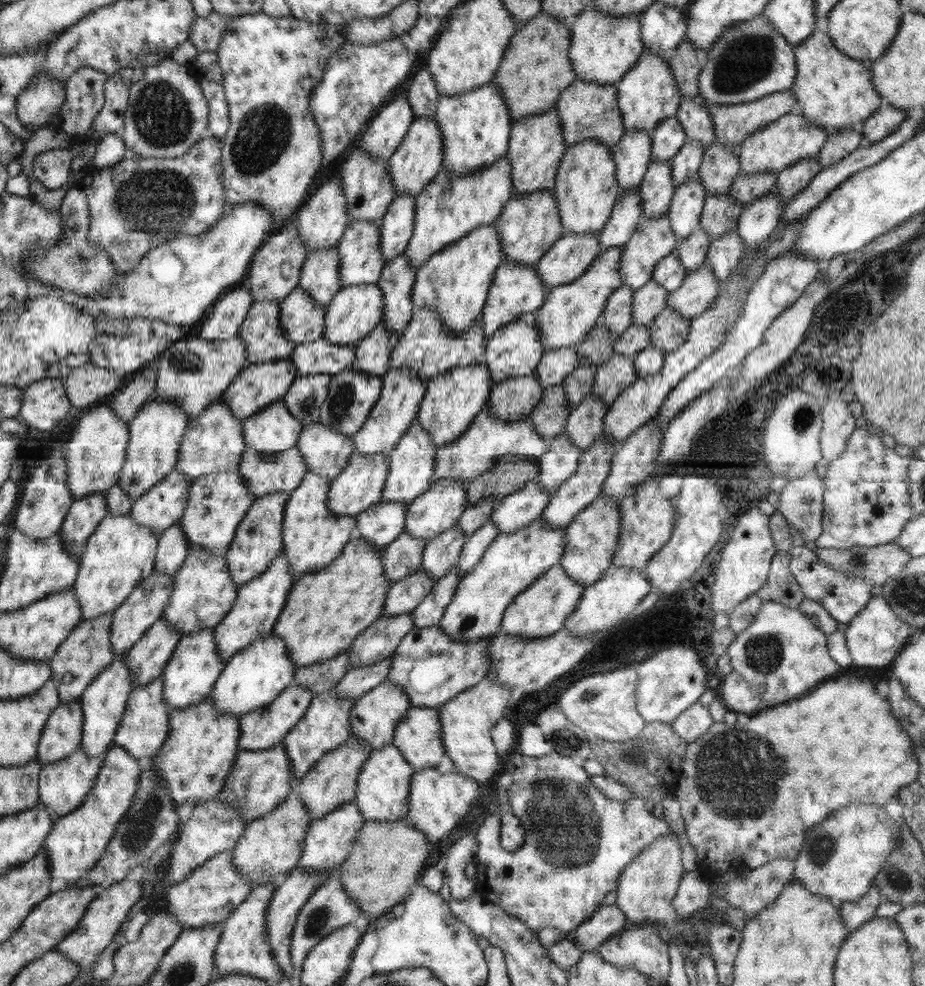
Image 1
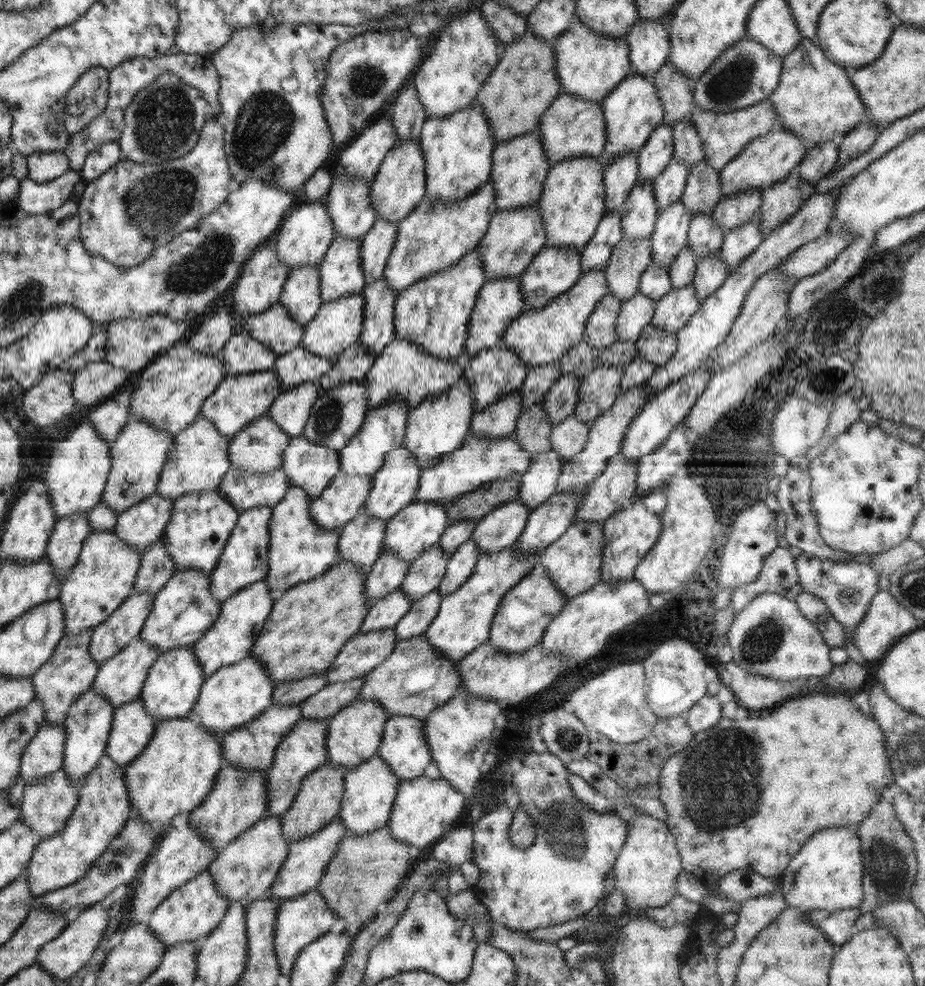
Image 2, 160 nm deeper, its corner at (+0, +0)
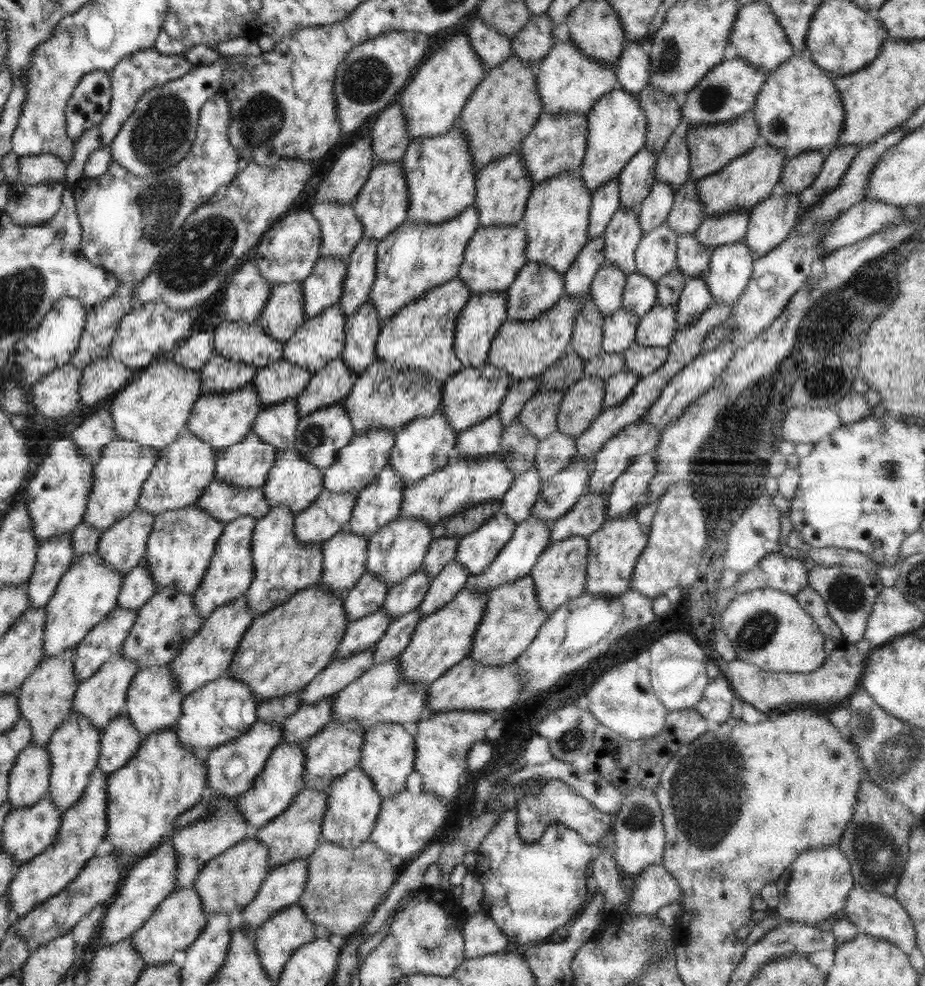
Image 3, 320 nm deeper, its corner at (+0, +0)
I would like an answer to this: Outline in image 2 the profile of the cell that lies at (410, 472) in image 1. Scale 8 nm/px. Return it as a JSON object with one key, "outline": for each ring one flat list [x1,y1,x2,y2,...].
{"outline":[[398,447,387,452,384,464,375,472,372,490,363,509,368,516,388,520,394,517,405,506,413,502,416,490,420,488,420,473,423,469,417,465,416,457,407,448]]}

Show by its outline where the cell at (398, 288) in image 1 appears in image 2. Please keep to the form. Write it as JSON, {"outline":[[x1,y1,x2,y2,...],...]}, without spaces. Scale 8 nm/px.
{"outline":[[382,276,378,280,366,283,363,290,360,292,365,298,365,305,363,310,363,323,359,340,363,342,364,347,374,355,381,354,383,349,396,338,394,328,394,307,398,296,398,292,392,290,387,285,387,280]]}

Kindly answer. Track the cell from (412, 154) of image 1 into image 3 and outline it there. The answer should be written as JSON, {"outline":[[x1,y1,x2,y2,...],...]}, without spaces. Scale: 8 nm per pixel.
{"outline":[[402,160,394,163,379,162,370,171,362,190,354,201,354,214,361,220,363,238,381,241,407,220,409,198,406,174,401,168]]}

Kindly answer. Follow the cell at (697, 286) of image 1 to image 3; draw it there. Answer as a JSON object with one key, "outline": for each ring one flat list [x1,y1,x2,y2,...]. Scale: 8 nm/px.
{"outline":[[676,304,654,305,644,316,641,316,635,342,648,347,666,347,676,334]]}

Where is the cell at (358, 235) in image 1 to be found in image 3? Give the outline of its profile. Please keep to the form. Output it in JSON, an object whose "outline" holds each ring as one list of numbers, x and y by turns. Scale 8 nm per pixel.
{"outline":[[322,256,315,262,312,274,301,281,304,318,314,318,340,300,347,271,346,260,337,256]]}

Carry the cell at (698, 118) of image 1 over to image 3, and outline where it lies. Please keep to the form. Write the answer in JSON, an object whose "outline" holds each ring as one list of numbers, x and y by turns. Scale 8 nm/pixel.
{"outline":[[672,135,663,150,657,154,655,180,668,183,676,191,684,186,689,180,689,154,686,138]]}

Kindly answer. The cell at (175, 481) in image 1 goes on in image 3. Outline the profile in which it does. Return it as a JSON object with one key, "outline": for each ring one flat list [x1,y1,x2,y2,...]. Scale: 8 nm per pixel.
{"outline":[[137,506,126,518,115,522,110,528,101,533,96,552,108,568,113,568,125,575,141,563,145,558,147,540,152,532,152,523,155,516,156,514,144,512]]}

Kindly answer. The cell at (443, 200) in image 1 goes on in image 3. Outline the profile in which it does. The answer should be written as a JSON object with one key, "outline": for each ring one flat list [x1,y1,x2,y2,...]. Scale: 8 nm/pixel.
{"outline":[[472,204,446,222,429,226,400,225,379,241,376,251,376,278,369,292,369,300,375,306,380,322,390,319,398,310,424,296,435,286,454,280,464,260,468,240,478,227,479,214,475,204]]}

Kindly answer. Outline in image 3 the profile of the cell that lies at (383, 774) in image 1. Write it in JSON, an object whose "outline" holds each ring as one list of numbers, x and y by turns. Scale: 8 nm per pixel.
{"outline":[[357,766,333,779,325,793,327,794,327,809,322,823,322,840,325,839,344,849,358,847,368,840,376,826,383,799,377,793,372,779]]}

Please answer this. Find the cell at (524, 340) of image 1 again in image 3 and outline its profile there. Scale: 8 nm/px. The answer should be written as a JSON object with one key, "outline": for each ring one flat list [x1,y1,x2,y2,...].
{"outline":[[489,363,478,368,462,367,445,381,439,408,450,421,450,427,456,433,460,433,500,410,500,403,506,398,512,382,514,379,506,373,506,370,500,370]]}

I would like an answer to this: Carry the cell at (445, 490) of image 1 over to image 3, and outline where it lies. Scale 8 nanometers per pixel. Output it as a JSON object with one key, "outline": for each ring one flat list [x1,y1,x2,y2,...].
{"outline":[[399,518,382,526,368,538,367,561,365,572,383,580,388,586,394,586,408,578,423,564,426,551,433,541,432,525,421,518]]}

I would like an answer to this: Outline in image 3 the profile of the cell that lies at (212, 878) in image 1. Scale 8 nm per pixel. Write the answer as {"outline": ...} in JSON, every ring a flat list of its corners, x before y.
{"outline":[[180,886,180,889,175,889,168,898,160,902,150,918,133,933,131,943,149,967,172,962,172,955,176,950,187,949,198,938,208,917,196,889,182,889]]}

